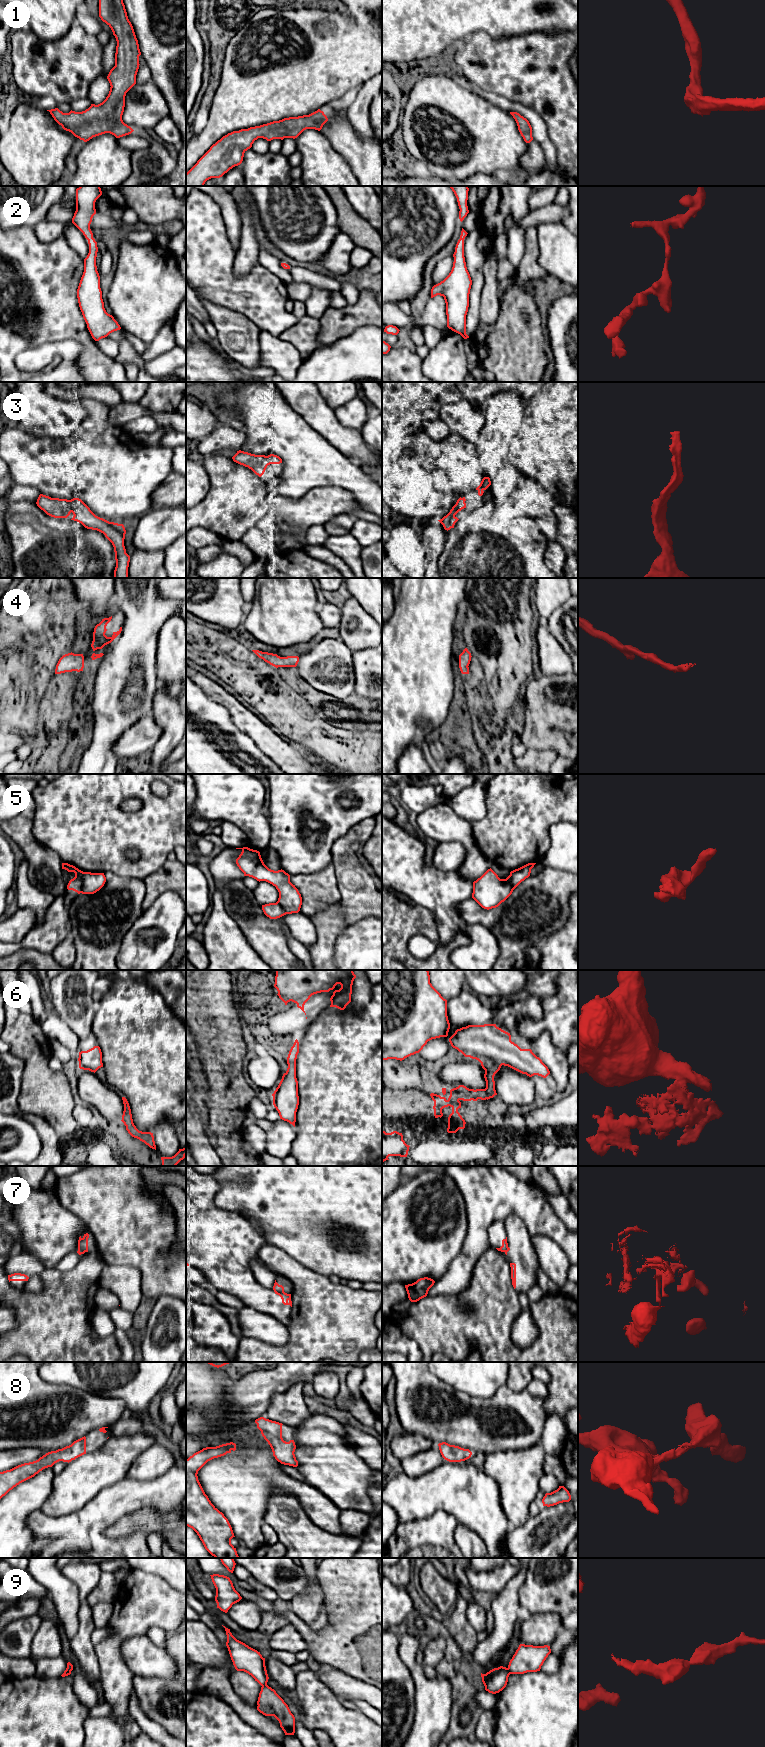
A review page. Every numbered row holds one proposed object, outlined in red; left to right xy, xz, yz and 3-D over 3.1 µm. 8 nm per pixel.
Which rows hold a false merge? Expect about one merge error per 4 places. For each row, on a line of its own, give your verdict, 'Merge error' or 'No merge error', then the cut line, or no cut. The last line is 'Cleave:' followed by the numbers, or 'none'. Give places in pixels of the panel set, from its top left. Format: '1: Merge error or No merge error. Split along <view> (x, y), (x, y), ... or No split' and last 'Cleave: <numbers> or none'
1: No merge error. No split
2: No merge error. No split
3: No merge error. No split
4: No merge error. No split
5: Merge error. Split along xy (84, 872), (80, 892)
6: No merge error. No split
7: Merge error. Split along xz (274, 1290), (283, 1292)
8: No merge error. No split
9: Merge error. Split along yz (507, 1668), (510, 1673)
Cleave: 5, 7, 9

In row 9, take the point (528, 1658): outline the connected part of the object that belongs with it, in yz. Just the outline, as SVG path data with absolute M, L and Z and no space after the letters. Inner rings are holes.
M520 1644L509 1662L509 1672L510 1674L524 1674L540 1671L541 1666L550 1653L551 1649L548 1645L533 1646Z

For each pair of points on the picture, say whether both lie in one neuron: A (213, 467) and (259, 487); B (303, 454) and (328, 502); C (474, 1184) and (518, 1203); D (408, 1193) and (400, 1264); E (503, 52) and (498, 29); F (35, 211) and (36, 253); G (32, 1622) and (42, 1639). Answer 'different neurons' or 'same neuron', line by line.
A: same neuron
B: different neurons
C: same neuron
D: same neuron
E: different neurons
F: different neurons
G: different neurons

